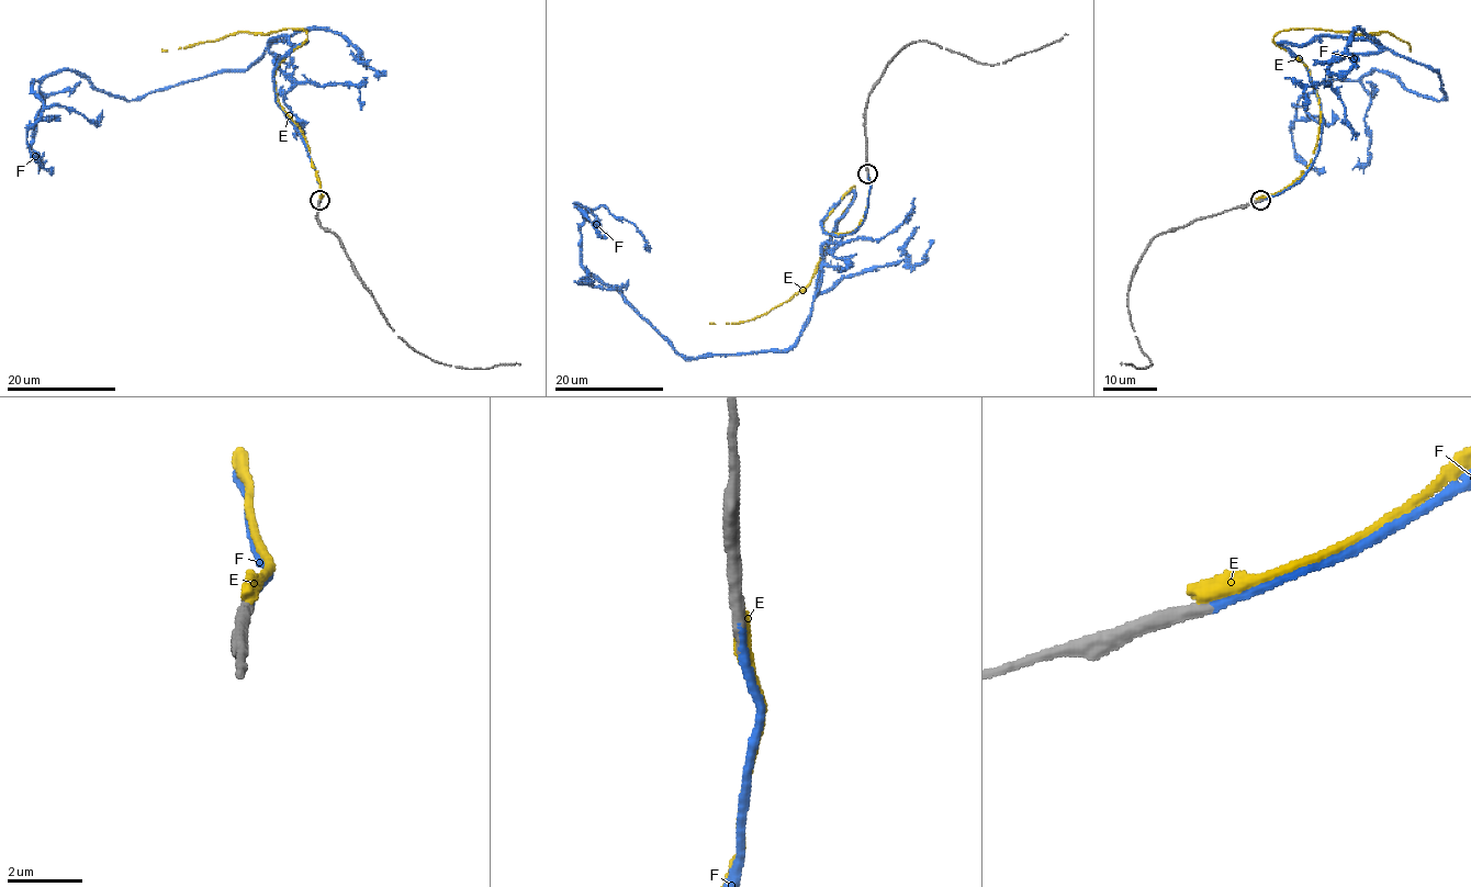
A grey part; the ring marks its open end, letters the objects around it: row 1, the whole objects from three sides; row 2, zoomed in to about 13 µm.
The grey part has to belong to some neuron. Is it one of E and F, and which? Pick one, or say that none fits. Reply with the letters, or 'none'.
F

